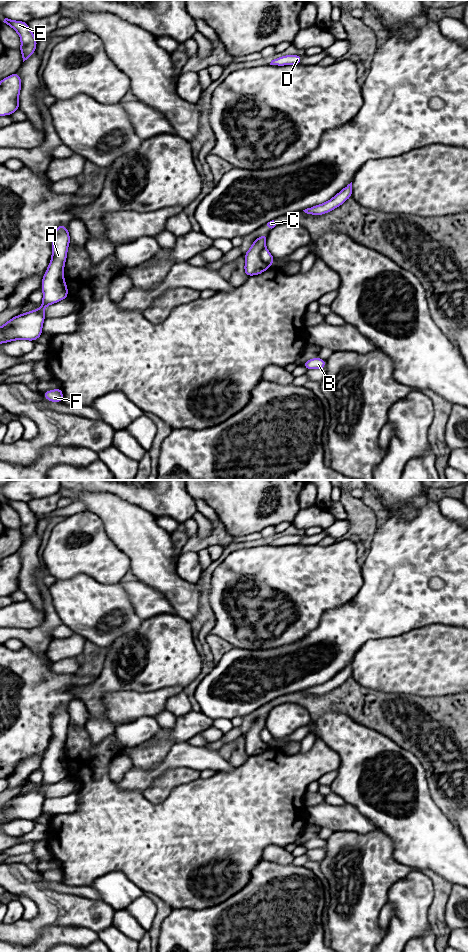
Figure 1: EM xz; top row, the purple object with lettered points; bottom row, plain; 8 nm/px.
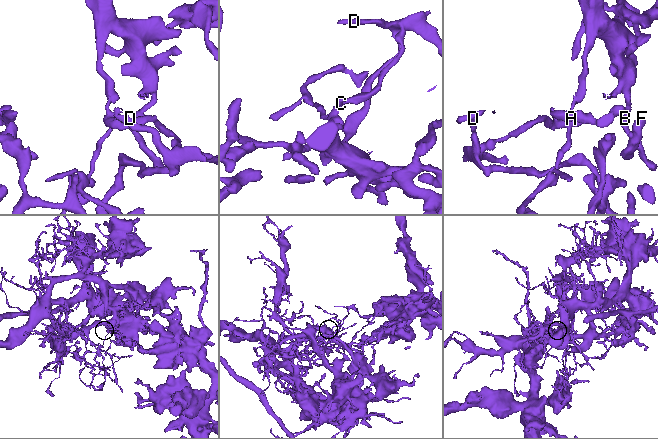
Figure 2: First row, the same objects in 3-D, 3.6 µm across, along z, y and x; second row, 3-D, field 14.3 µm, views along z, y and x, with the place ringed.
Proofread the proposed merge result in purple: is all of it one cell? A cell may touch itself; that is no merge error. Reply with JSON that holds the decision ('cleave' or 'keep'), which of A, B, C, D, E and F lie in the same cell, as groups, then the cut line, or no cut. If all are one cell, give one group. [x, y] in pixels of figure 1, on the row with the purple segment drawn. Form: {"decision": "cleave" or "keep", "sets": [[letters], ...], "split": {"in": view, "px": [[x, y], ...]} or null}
{"decision": "cleave", "sets": [["A", "B", "E", "F"], ["C", "D"]], "split": {"in": "xz", "px": [[264, 247], [260, 252], [260, 258], [269, 266]]}}

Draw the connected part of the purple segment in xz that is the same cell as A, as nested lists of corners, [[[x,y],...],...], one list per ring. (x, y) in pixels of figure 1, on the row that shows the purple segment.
[[[59,225],[52,235],[52,258],[42,278],[43,301],[41,308],[17,315],[0,327],[0,343],[13,340],[37,340],[42,334],[45,318],[44,309],[68,298],[68,288],[64,281],[64,265],[70,235],[65,225]]]

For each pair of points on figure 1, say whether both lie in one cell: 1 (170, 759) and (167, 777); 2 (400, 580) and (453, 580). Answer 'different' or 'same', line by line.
1: different
2: same

